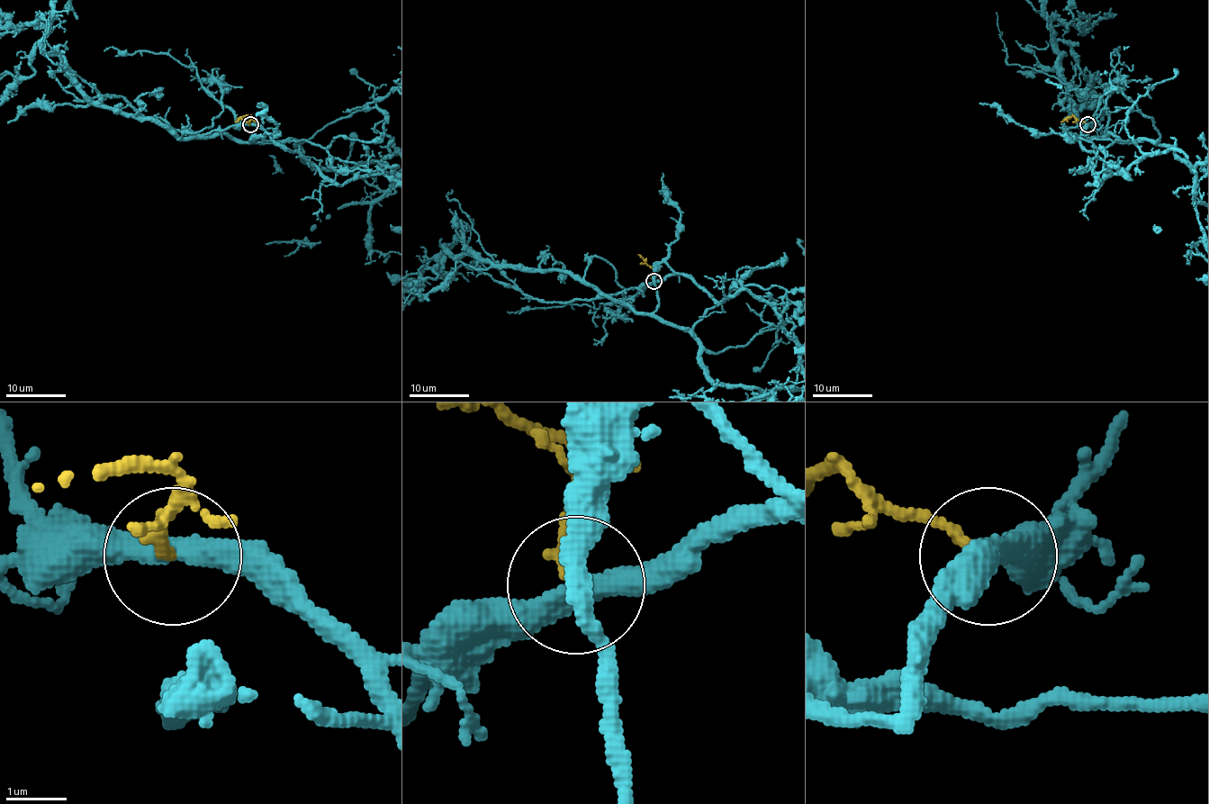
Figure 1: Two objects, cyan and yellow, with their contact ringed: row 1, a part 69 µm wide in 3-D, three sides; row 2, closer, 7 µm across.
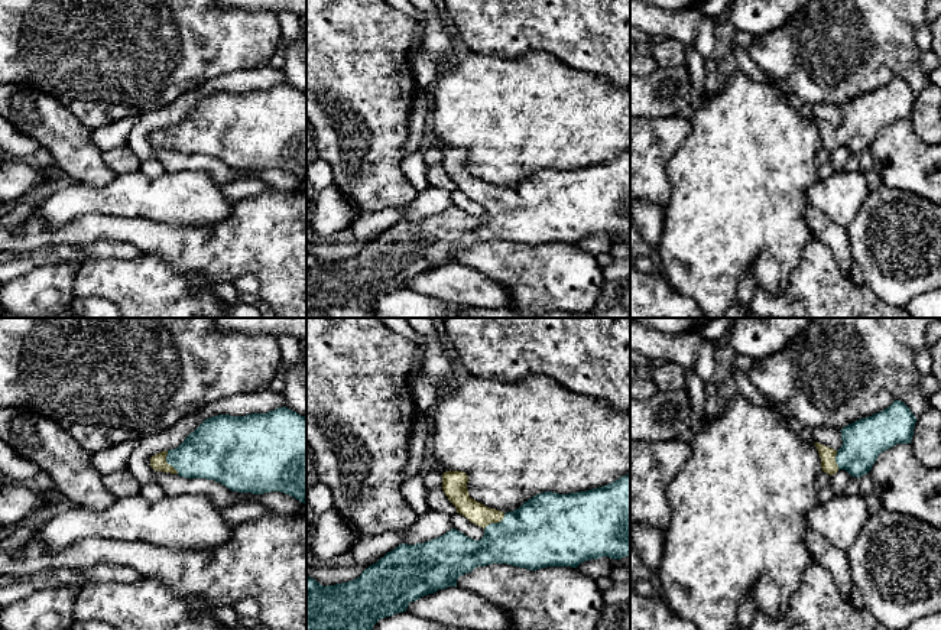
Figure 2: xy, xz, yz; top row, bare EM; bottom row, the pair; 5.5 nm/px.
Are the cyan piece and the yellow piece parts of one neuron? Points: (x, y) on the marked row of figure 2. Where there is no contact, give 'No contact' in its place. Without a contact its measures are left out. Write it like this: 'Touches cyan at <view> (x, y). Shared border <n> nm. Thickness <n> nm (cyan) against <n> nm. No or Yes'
Touches cyan at xz (496, 523). Shared border 150 nm. Thickness 380 nm (cyan) against 120 nm. Yes

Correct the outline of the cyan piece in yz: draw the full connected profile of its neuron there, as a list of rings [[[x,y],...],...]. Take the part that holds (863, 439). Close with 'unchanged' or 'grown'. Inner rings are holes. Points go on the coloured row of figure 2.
[[[895,400],[885,410],[859,419],[841,432],[843,445],[838,451],[814,442],[824,472],[833,475],[846,470],[851,477],[867,474],[880,452],[896,444],[911,444],[916,418],[901,400]]] | grown

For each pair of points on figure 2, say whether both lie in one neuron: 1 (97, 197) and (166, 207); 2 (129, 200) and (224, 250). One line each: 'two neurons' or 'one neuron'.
1: one neuron
2: two neurons

